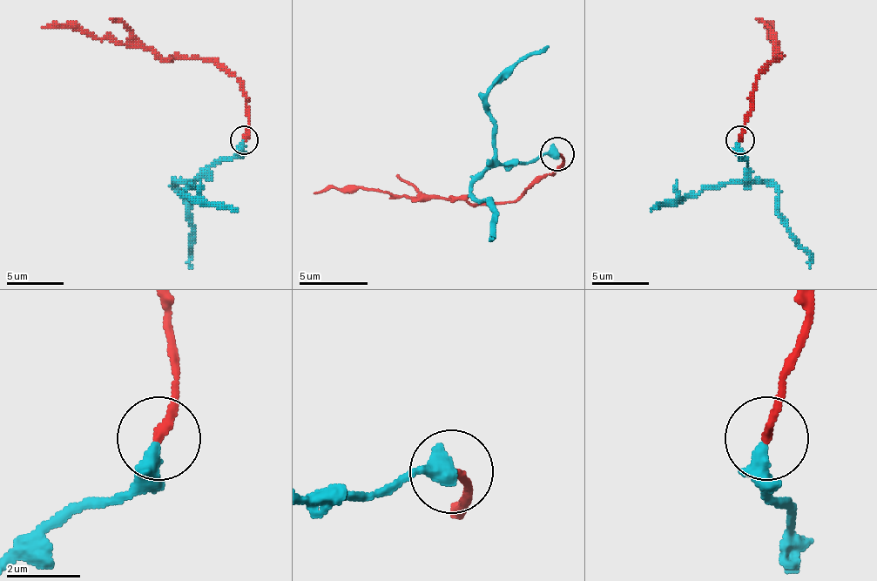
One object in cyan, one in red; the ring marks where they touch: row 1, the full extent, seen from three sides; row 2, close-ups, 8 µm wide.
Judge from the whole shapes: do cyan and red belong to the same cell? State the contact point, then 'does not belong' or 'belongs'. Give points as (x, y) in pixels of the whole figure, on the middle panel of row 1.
place (557, 153); belongs

